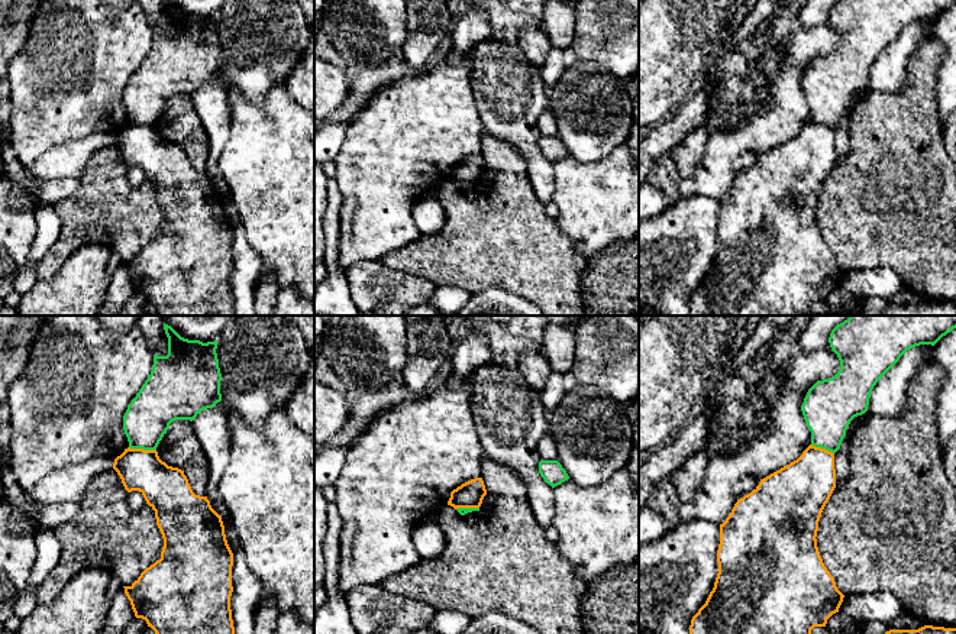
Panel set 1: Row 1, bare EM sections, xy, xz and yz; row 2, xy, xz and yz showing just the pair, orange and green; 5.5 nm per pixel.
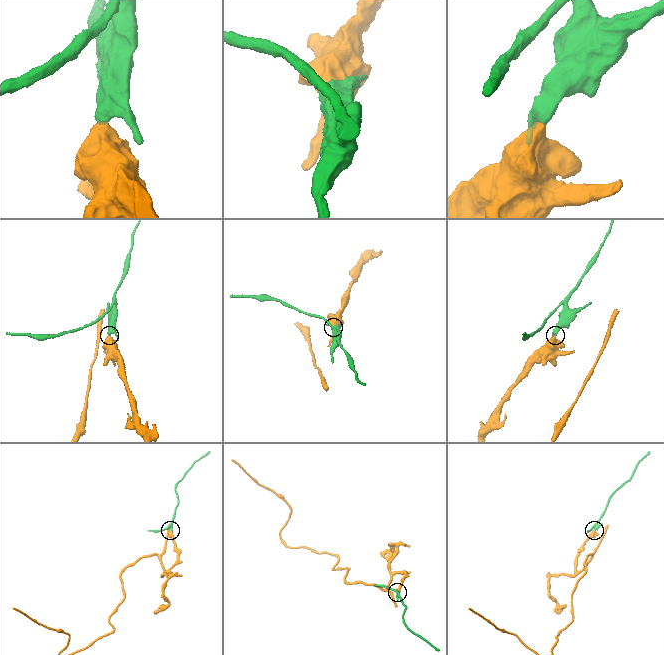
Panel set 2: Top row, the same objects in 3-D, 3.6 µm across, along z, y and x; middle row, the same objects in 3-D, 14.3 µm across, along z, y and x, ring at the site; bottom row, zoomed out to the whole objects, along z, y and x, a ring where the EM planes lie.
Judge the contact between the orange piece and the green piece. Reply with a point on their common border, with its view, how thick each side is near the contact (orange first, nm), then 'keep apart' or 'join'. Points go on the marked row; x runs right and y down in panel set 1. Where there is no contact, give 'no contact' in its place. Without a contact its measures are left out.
contact xy (142, 449); calibres 260 and 260 nm; keep apart

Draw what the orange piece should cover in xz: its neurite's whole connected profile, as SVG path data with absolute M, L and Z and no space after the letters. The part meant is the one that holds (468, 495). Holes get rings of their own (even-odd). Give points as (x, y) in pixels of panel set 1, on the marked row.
M482 478L471 479L450 492L448 505L458 508L479 508L487 489Z

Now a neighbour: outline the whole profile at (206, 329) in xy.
M161 316L181 337L203 343L217 342L232 316Z

